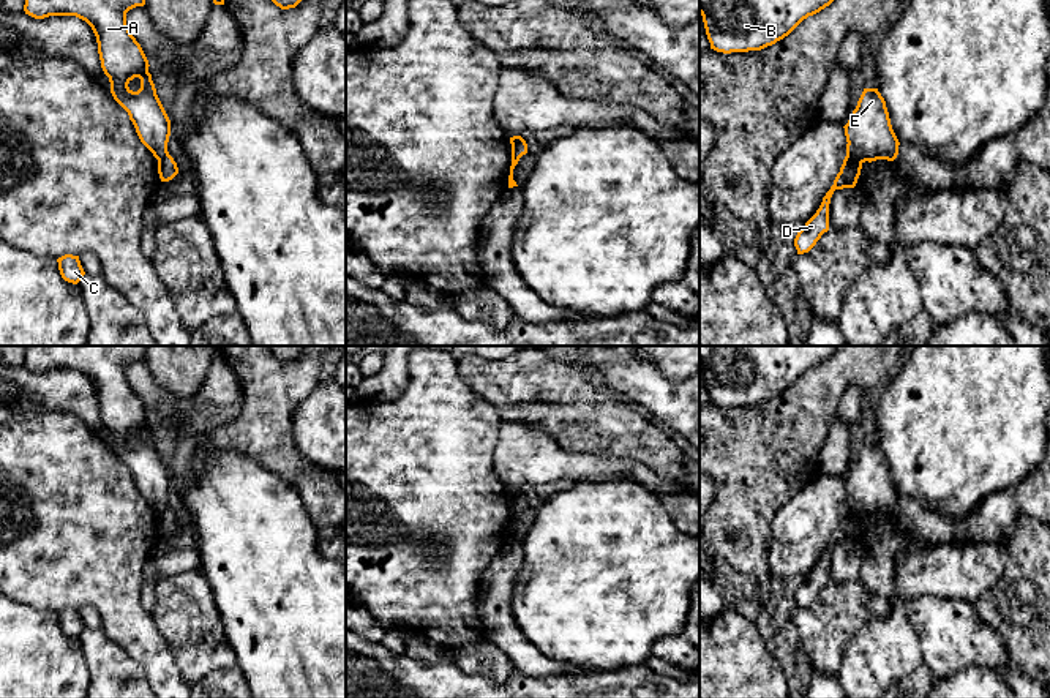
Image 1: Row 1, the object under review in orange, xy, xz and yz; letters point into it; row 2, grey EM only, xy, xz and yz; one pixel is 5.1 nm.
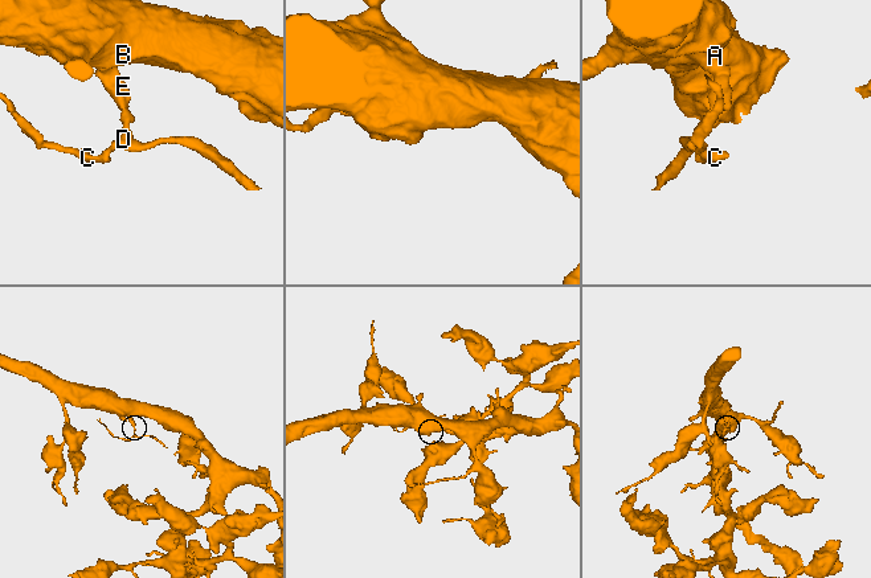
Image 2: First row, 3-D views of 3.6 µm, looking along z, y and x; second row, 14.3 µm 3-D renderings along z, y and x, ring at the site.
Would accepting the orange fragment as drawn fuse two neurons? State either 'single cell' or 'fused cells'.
fused cells

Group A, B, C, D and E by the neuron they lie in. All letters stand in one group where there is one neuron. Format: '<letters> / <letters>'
A B E / C D

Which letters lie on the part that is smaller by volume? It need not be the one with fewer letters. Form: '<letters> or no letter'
C, D

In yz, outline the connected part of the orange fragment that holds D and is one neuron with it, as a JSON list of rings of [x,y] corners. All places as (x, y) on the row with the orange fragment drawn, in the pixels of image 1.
[[[848,155],[845,156],[840,172],[837,174],[831,190],[823,197],[819,208],[805,223],[805,226],[797,232],[794,238],[797,254],[808,253],[821,238],[821,235],[829,231],[829,204],[834,191],[843,188],[854,188],[861,175],[861,169],[862,169],[861,161]]]

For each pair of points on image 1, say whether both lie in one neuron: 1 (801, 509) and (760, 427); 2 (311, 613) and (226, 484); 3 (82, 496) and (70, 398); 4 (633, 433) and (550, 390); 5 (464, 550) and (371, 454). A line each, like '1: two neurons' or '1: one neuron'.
1: two neurons
2: one neuron
3: two neurons
4: one neuron
5: one neuron

